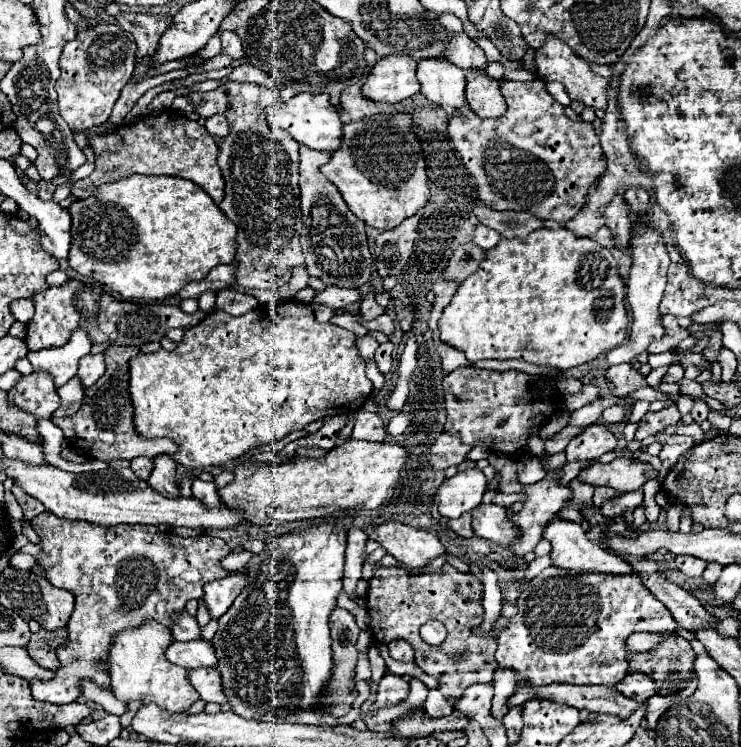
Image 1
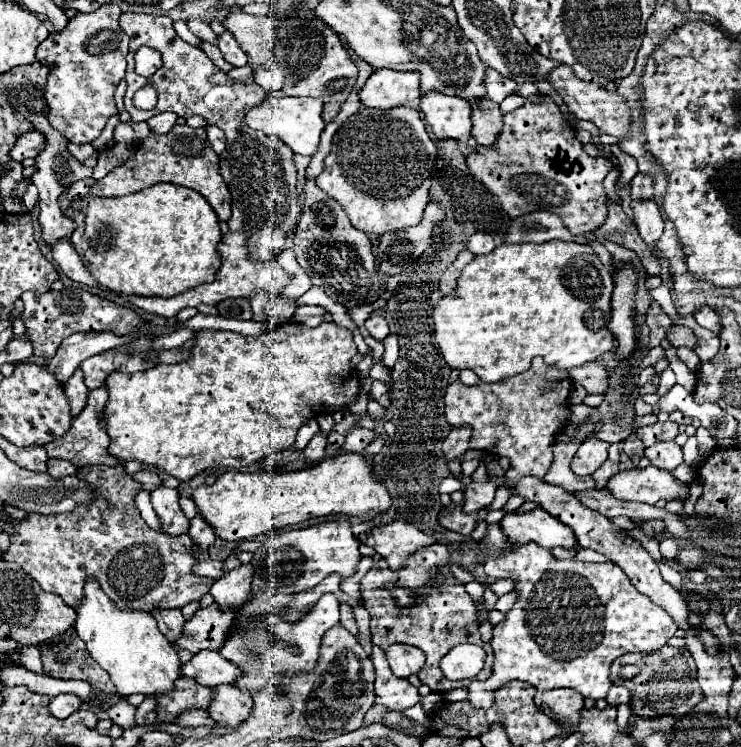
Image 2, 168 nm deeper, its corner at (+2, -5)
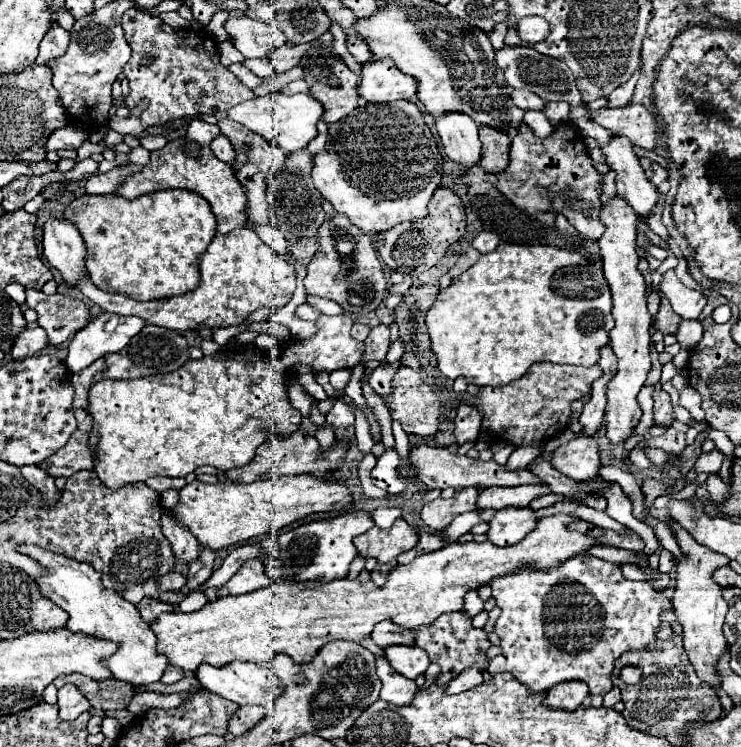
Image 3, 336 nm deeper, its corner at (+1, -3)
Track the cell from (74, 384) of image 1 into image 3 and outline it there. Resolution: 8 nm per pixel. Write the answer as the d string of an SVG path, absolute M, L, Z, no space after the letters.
M97 359L85 371L79 371L79 373L71 375L71 385L75 389L75 399L73 399L75 409L85 409L89 405L87 397L89 397L89 389L91 389L91 383L93 383L93 375L103 371L103 369L105 369L105 361Z

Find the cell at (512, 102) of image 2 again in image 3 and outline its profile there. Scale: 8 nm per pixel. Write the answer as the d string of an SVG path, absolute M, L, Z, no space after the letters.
M526 110L524 113L524 121L531 127L536 137L545 138L553 131L550 121L541 111Z

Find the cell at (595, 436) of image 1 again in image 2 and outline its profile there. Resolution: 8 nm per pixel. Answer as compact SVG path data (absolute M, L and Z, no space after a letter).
M588 437L576 451L570 469L576 475L592 475L606 461L606 457L608 457L608 443L596 437Z

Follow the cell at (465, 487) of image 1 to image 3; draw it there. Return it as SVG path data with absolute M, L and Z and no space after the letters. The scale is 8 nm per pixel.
M523 485L523 487L485 487L479 493L477 507L503 509L503 507L527 507L535 497L549 495L547 485Z

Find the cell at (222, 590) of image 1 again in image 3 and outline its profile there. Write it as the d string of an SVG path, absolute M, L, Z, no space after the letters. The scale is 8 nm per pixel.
M251 559L249 563L243 563L243 567L217 591L221 597L225 595L243 595L257 591L261 587L267 587L271 579L265 573L265 565L261 559Z

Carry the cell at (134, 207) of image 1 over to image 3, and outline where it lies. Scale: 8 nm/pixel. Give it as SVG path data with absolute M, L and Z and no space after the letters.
M185 189L155 191L133 201L127 201L119 195L81 195L65 209L63 217L79 229L85 241L89 255L87 271L93 283L105 291L121 291L141 301L175 297L183 295L185 291L193 291L193 287L197 287L197 283L201 281L201 255L217 235L215 215L209 203L205 203L201 195Z

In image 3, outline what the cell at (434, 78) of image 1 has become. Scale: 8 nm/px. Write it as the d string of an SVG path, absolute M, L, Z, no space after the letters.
M449 111L449 115L441 115L441 119L435 117L435 125L449 159L461 167L471 167L481 159L479 127L469 115Z

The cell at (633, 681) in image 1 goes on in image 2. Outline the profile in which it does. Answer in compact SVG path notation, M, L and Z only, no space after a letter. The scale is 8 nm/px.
M612 685L606 697L608 705L620 705L620 703L630 703L630 693L624 685Z

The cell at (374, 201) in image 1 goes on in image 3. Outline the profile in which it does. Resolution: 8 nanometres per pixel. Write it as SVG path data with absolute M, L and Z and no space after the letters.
M393 101L391 107L387 107L387 105L373 105L373 103L367 103L367 105L363 105L363 107L357 107L357 111L355 111L353 115L347 115L345 119L341 119L341 123L333 123L333 125L329 125L327 145L325 145L323 151L319 151L319 153L315 155L311 177L313 177L315 189L317 189L317 191L319 191L319 193L321 193L321 195L333 205L333 209L335 209L337 213L345 213L345 215L351 219L351 223L353 223L355 227L359 227L361 231L365 231L365 233L381 233L381 231L387 231L387 229L395 227L397 223L403 223L403 221L415 221L415 219L427 215L427 203L429 203L433 191L441 185L441 177L443 177L441 163L443 163L443 157L441 157L441 153L439 153L439 149L437 149L435 137L433 137L431 129L425 125L423 115L421 115L421 111L417 109L415 103L411 103L411 101Z

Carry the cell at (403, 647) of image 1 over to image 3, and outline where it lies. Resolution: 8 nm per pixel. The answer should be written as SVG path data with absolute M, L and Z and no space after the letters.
M391 645L385 649L385 657L389 659L391 667L407 679L417 679L429 667L427 653L409 645Z

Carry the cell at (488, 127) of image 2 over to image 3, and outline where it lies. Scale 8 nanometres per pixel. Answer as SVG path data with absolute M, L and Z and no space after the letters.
M479 127L483 151L481 167L487 173L499 173L509 163L509 143L511 137L507 131L497 131L497 127Z

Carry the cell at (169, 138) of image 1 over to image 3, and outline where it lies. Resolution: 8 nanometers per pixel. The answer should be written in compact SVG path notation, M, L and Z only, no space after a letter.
M191 119L187 133L175 141L169 141L163 149L151 151L149 163L139 171L129 175L117 189L115 193L125 197L125 199L137 199L139 195L161 191L161 189L189 189L205 197L215 213L217 219L217 231L219 233L229 233L233 229L245 227L245 189L243 185L235 179L233 167L219 161L213 151L211 151L211 141L219 133L217 125L211 125L201 119Z

